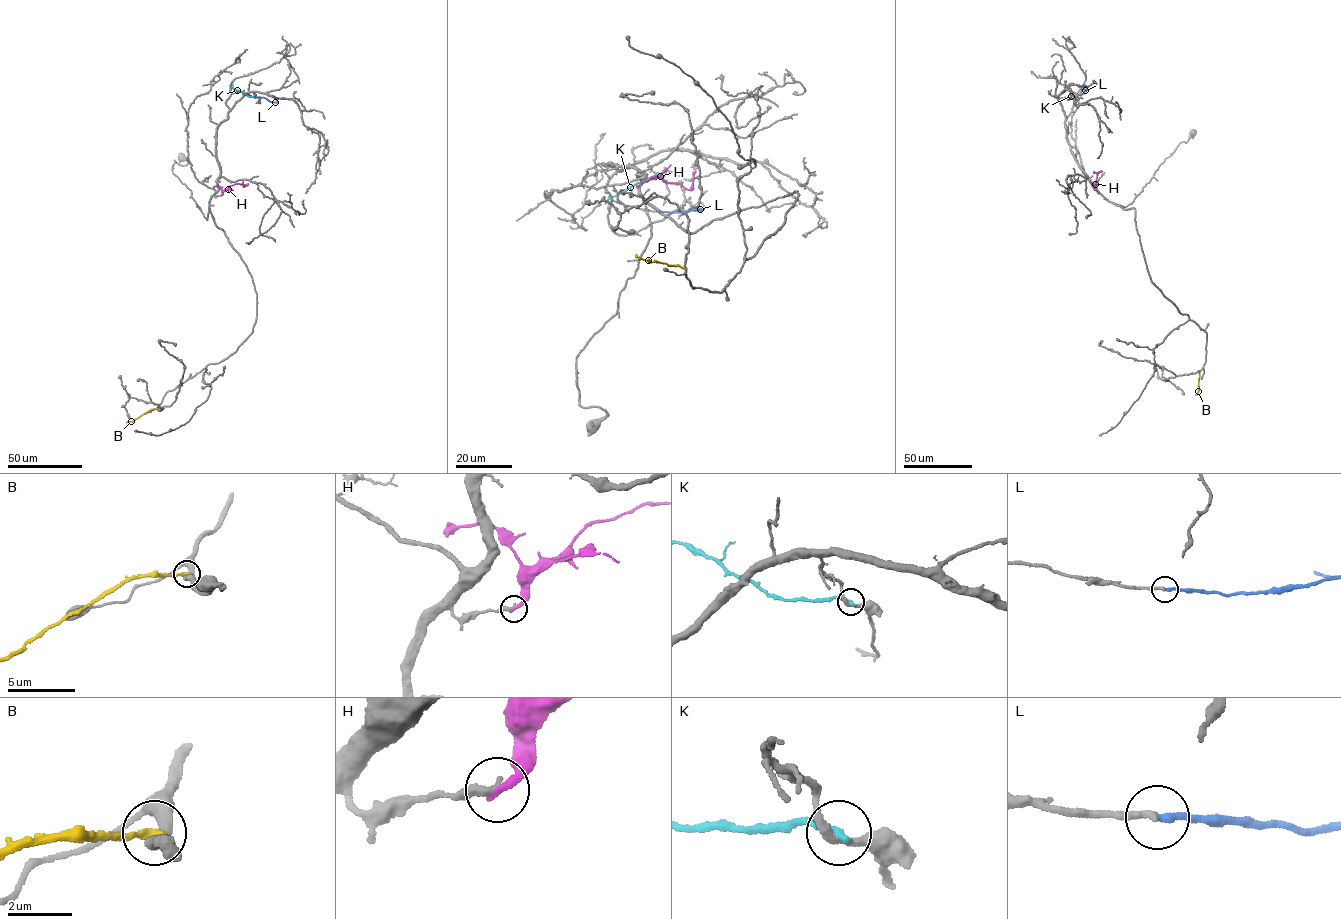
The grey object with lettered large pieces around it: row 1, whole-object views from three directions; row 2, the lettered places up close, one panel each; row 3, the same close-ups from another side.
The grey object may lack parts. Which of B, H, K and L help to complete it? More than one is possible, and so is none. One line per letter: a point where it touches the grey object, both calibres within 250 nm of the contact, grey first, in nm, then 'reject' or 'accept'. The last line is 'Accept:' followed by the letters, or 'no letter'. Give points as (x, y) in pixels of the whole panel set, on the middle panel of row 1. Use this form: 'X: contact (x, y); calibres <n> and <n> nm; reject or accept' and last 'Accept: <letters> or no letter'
B: contact (685, 268); calibres 320 and 220 nm; reject
H: contact (654, 176); calibres 280 and 240 nm; reject
K: contact (657, 173); calibres 240 and 280 nm; reject
L: contact (659, 211); calibres 240 and 240 nm; accept
Accept: L

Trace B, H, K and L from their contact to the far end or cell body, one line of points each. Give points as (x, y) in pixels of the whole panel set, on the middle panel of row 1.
B: (685, 268), (639, 258), (636, 254)
H: (654, 176), (690, 189), (695, 170)
K: (657, 173), (610, 197), (605, 203)
L: (659, 211), (701, 210), (691, 207)

